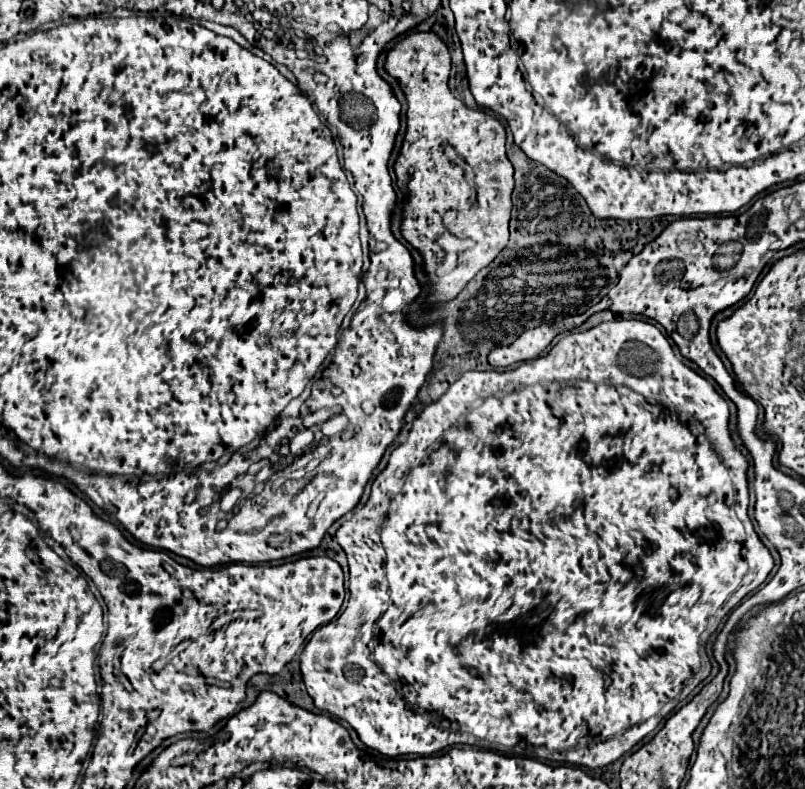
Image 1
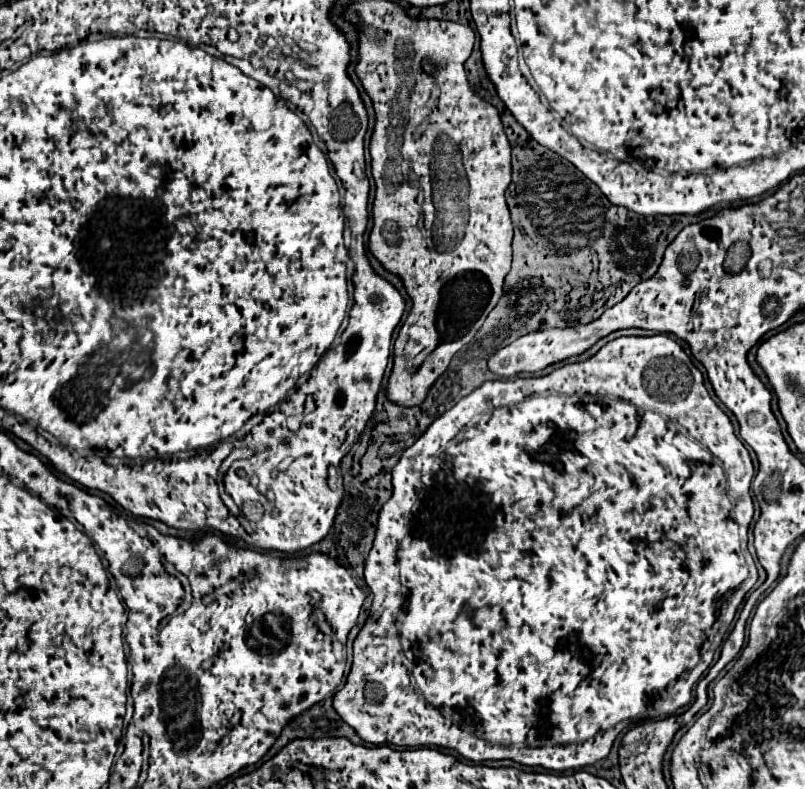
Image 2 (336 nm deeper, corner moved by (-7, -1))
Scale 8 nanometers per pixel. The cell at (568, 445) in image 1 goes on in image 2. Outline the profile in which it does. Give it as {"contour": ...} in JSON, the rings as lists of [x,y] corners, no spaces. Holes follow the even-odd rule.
{"contour":[[[657,334],[657,336],[625,336],[609,342],[603,346],[593,358],[577,364],[565,364],[557,370],[553,370],[549,376],[541,378],[515,378],[515,380],[493,380],[485,382],[481,388],[471,392],[469,396],[461,398],[457,406],[447,410],[443,416],[439,416],[427,432],[403,452],[401,460],[393,468],[393,496],[389,502],[383,506],[379,514],[379,526],[375,534],[373,548],[369,552],[369,558],[365,560],[364,578],[367,586],[373,592],[373,604],[369,618],[365,626],[361,628],[359,636],[353,642],[353,666],[349,672],[349,678],[333,698],[333,706],[337,714],[357,730],[357,734],[375,746],[407,746],[407,748],[419,748],[419,746],[437,746],[437,748],[449,748],[457,750],[463,758],[471,762],[483,762],[483,760],[513,760],[523,766],[541,766],[545,770],[575,770],[587,764],[595,764],[597,760],[603,760],[615,742],[615,738],[629,726],[633,716],[663,716],[671,714],[673,710],[685,706],[691,702],[693,686],[701,678],[701,674],[709,668],[713,660],[713,652],[717,646],[721,646],[725,632],[729,624],[735,618],[737,608],[741,606],[745,594],[755,586],[758,571],[747,547],[748,529],[753,520],[753,498],[749,494],[749,484],[753,478],[753,462],[743,446],[743,442],[735,436],[733,424],[729,416],[715,404],[715,400],[709,396],[705,384],[703,384],[703,374],[697,370],[697,366],[691,362],[691,358],[683,352],[683,348],[669,336]]]}

